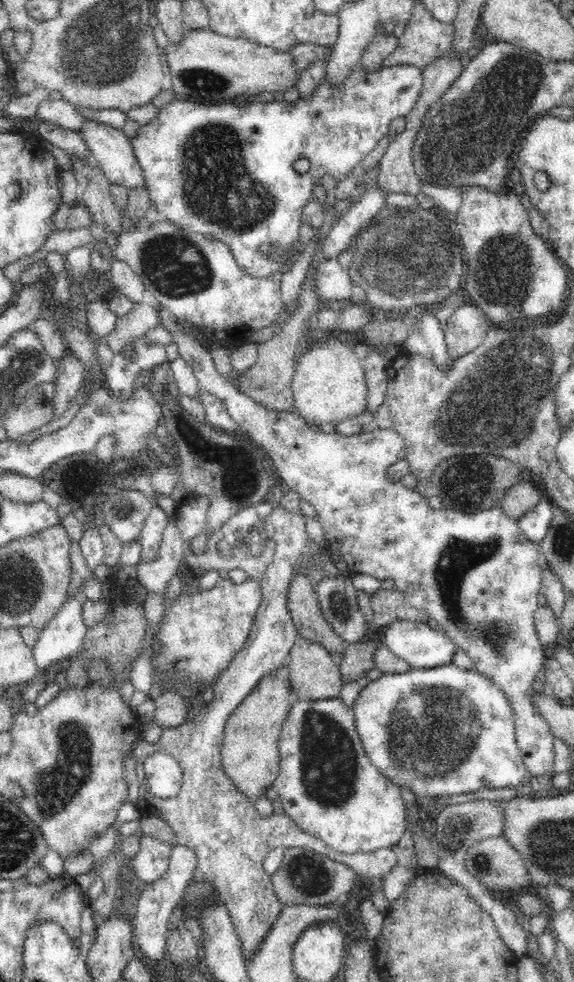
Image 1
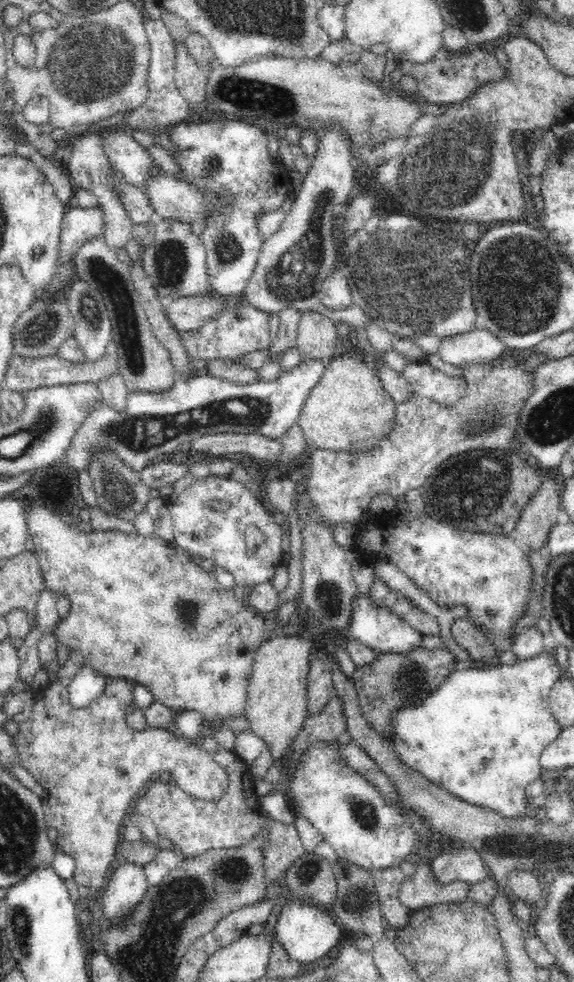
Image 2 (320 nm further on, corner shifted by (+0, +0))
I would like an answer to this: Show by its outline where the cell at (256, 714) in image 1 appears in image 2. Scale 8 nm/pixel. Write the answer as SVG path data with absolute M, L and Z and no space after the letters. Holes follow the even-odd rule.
M296 635L270 636L256 650L252 672L248 676L248 700L244 717L256 736L272 751L272 760L280 763L301 726L307 720L307 678L315 650Z

